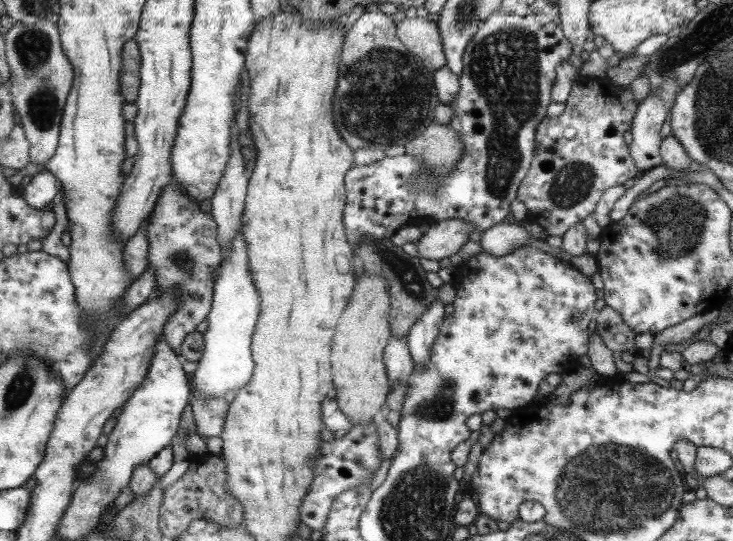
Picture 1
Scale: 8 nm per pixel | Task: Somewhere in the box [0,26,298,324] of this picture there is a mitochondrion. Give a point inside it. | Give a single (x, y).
(32, 47)

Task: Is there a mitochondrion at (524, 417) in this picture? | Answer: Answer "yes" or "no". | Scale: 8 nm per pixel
no

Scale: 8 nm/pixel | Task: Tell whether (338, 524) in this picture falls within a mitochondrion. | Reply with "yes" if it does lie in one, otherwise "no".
no

